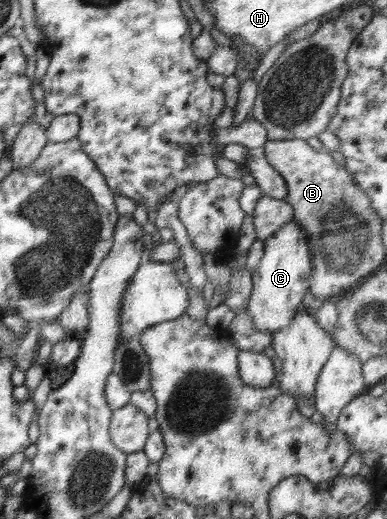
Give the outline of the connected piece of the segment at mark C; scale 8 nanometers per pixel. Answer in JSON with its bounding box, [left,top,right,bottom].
[244,219,312,334]

